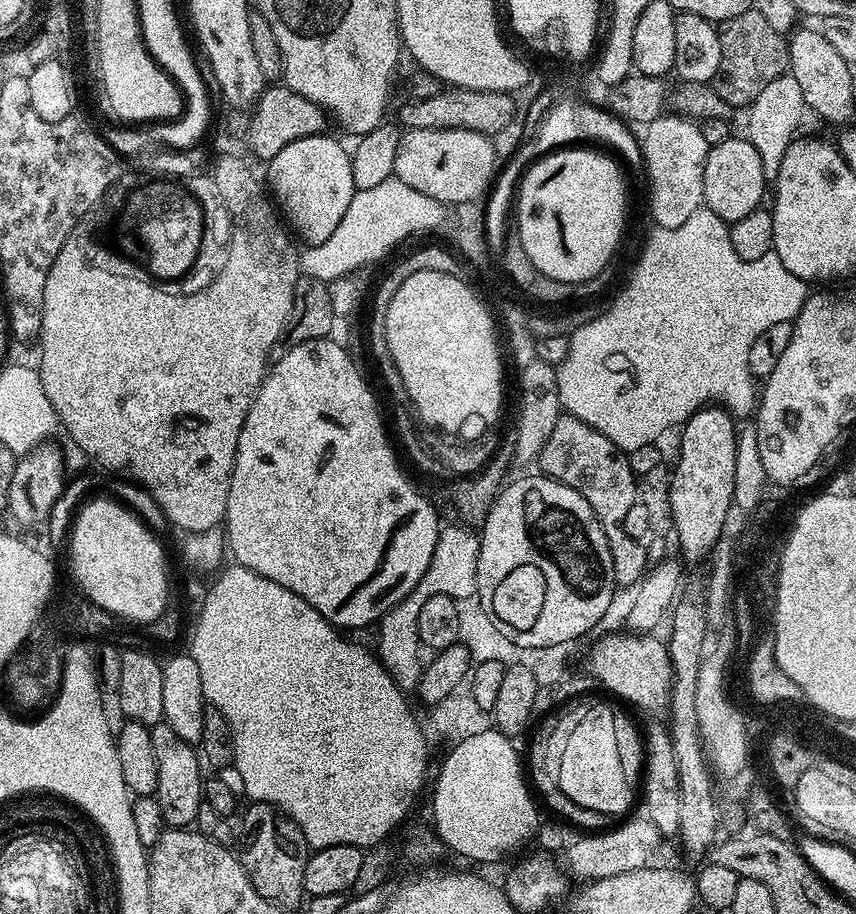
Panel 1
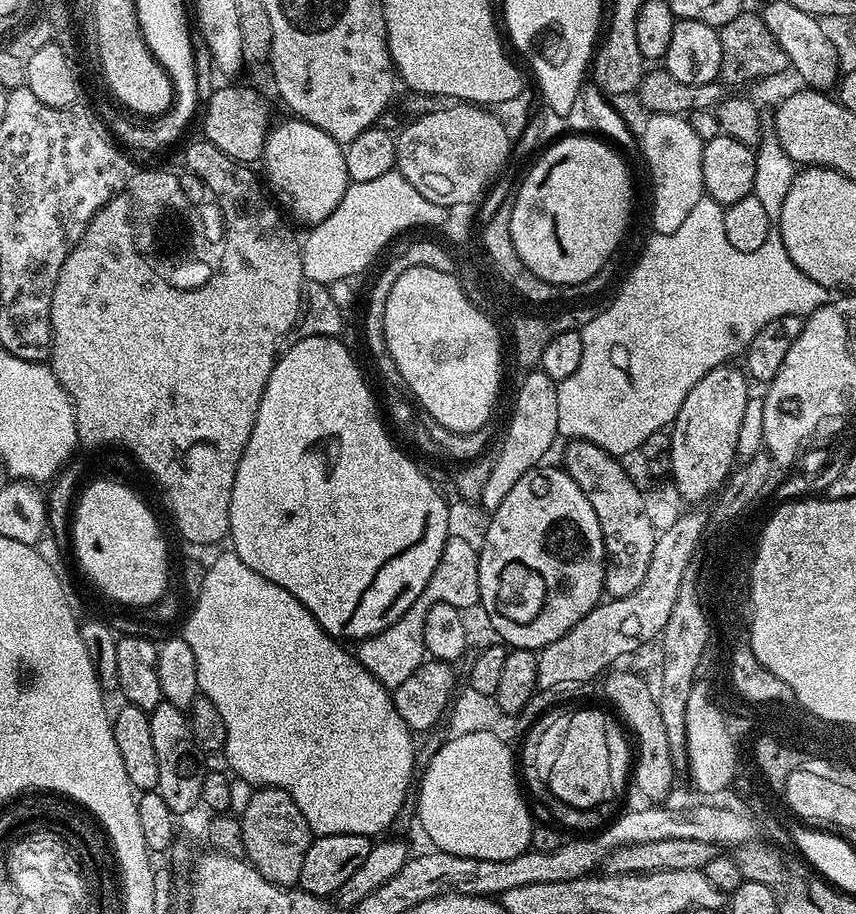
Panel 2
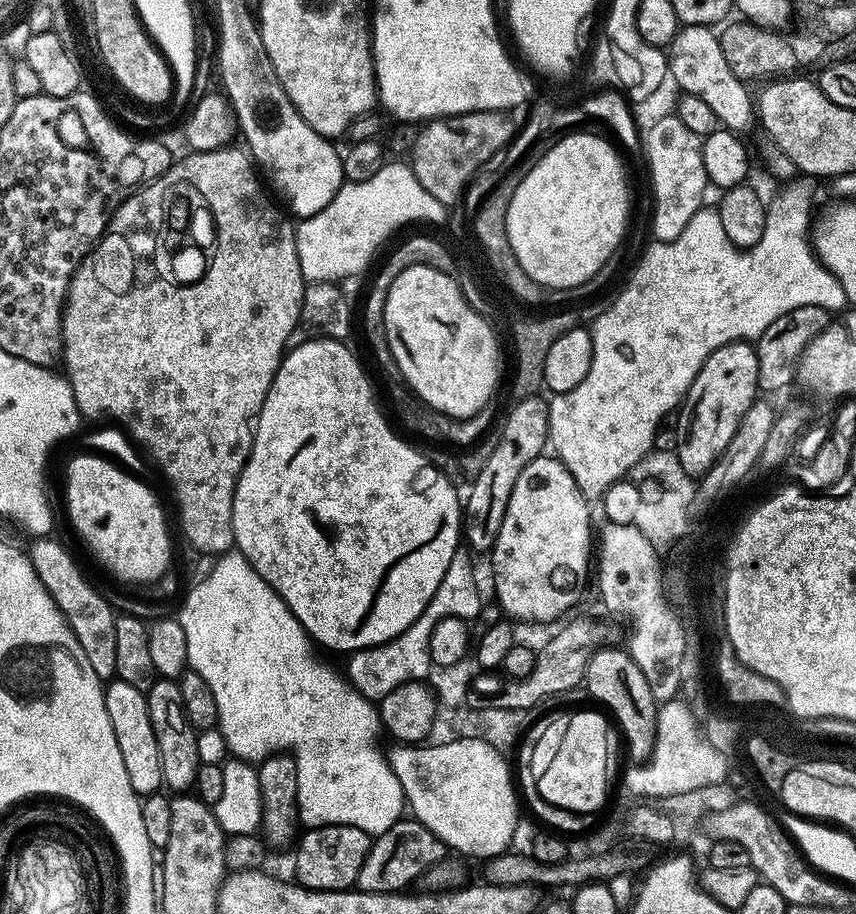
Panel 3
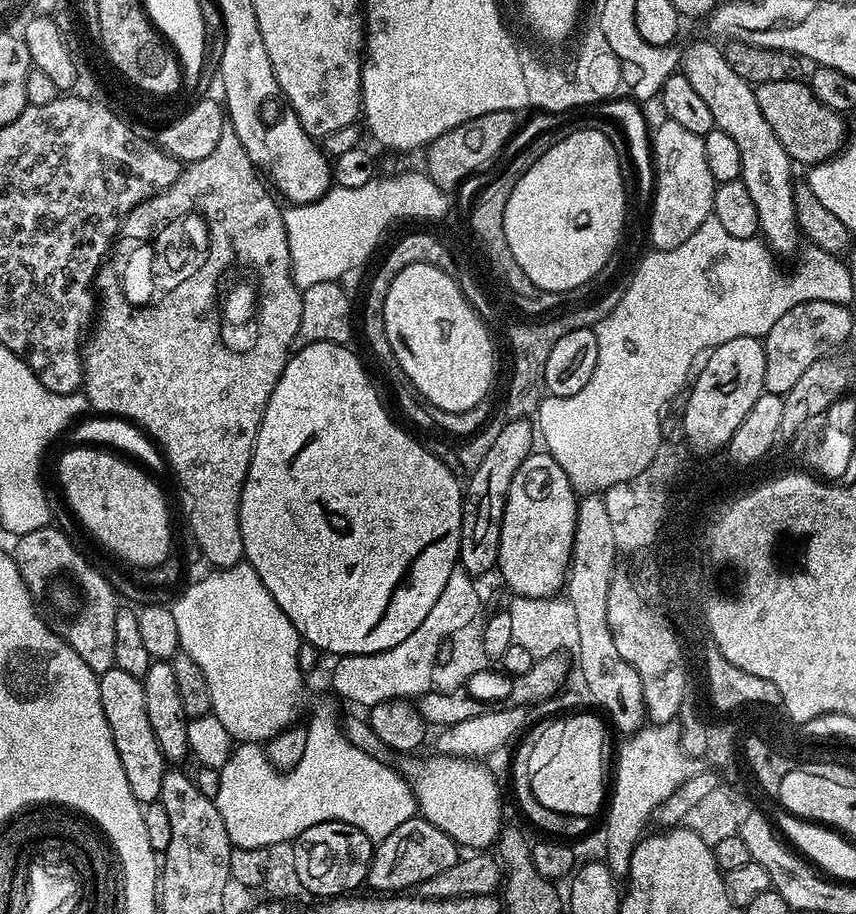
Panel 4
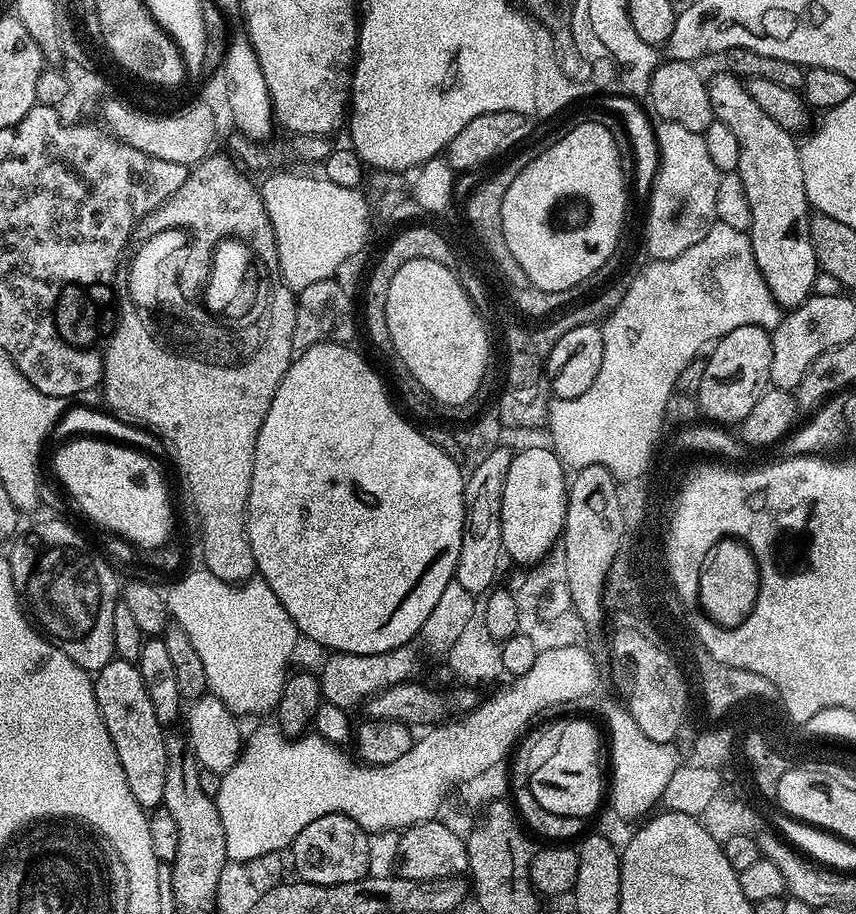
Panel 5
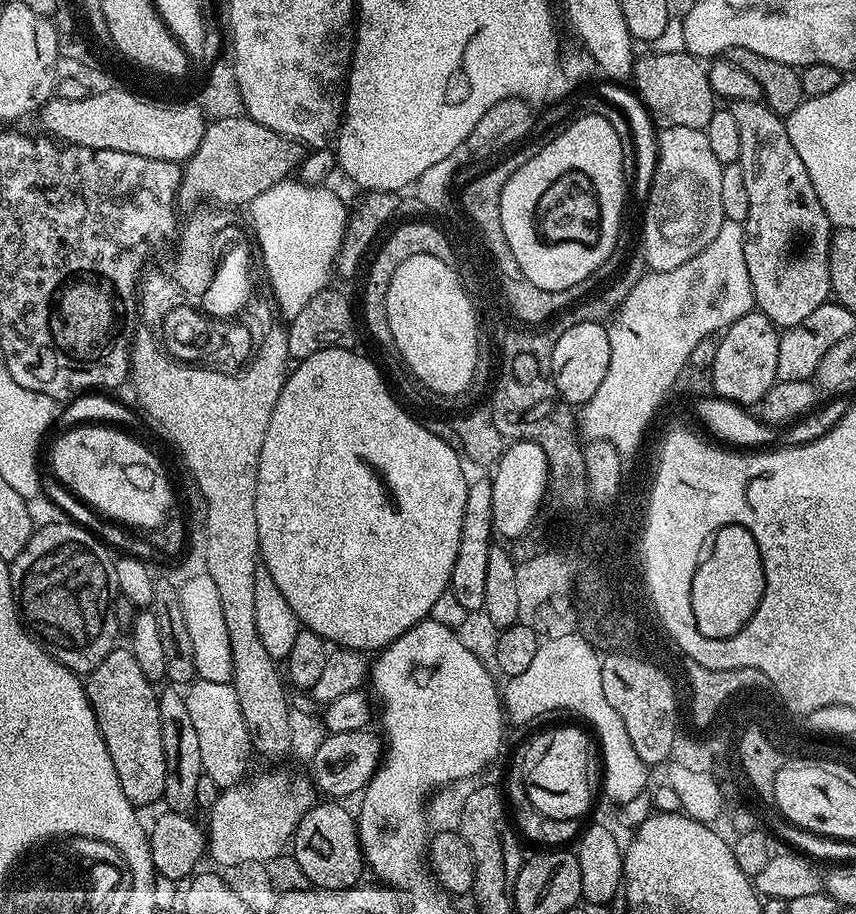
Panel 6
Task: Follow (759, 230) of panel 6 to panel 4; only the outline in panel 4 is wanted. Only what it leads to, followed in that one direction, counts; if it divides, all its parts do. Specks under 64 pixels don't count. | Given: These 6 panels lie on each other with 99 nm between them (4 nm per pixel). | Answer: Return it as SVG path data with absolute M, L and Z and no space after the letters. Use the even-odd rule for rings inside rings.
M696 40L682 52L682 71L690 78L690 86L694 86L706 106L710 106L716 127L738 142L738 151L742 154L740 179L746 190L750 190L750 198L758 209L759 235L777 257L790 255L796 243L802 240L802 233L796 226L796 192L792 188L794 161L782 142L778 142L774 130L770 130L770 122L762 118L753 85L738 78L738 74L730 70L730 62L726 62L723 51L708 40Z

